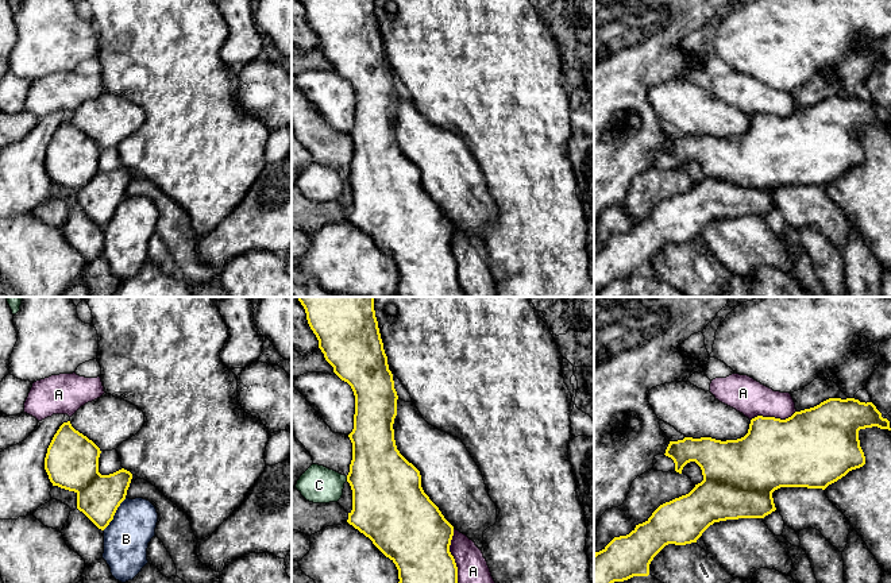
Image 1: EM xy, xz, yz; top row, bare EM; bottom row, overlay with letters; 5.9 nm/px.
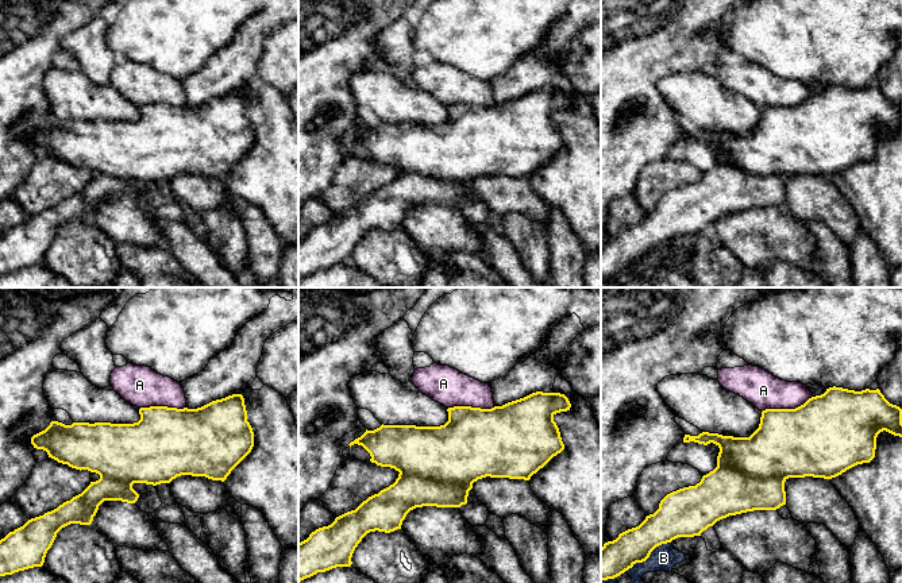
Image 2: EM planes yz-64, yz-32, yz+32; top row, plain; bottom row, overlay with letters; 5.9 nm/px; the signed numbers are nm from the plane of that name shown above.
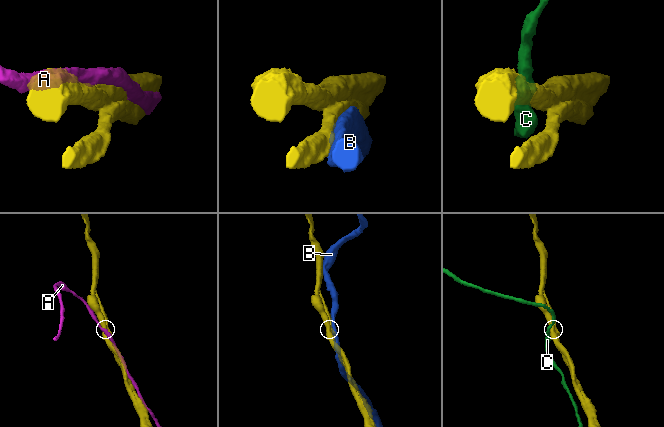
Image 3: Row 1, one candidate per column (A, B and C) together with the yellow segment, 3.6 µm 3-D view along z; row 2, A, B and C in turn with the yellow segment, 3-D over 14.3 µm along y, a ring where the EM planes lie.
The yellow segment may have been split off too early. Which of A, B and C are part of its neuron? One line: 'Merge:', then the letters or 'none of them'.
Merge: none of them

